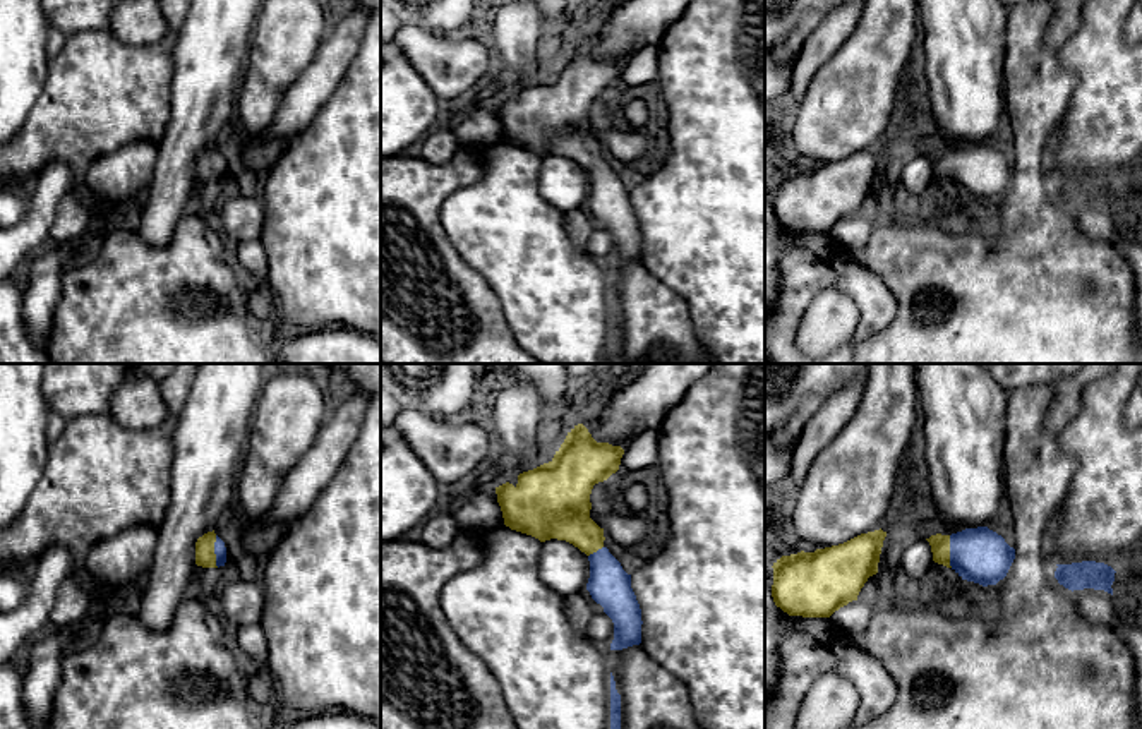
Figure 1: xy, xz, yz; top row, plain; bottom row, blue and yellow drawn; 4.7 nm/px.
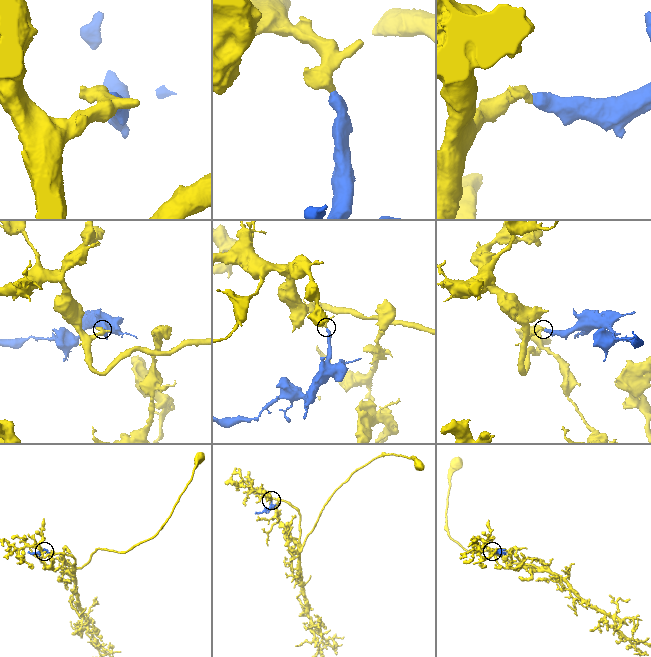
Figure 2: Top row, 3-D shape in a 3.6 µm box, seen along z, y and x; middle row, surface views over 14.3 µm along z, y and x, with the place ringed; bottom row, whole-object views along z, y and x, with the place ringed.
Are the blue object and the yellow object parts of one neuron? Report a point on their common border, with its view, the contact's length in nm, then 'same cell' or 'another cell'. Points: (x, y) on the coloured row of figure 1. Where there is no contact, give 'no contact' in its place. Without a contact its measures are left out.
contact xy (215, 551); length 150 nm; same cell

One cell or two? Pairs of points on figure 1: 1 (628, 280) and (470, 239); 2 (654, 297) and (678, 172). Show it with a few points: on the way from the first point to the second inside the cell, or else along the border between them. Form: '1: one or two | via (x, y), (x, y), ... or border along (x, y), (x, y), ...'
1: two | border along (607, 275), (611, 287)
2: two | border along (640, 259), (688, 304)

